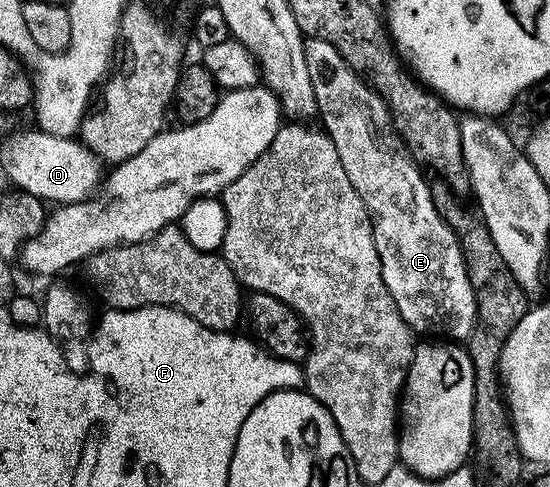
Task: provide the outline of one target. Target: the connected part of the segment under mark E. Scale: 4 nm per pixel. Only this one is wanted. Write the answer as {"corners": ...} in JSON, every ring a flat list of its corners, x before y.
{"corners":[[314,37,308,38,305,54,307,72,311,74,311,88,315,90,320,128,331,139,331,143,335,143,335,151,339,151,339,163,343,163,343,171,347,171,351,187,359,191,359,199,363,199,367,207,373,224,375,251,379,251,381,260,383,283,387,283,387,291,391,291,395,307,399,307,399,315,403,315,410,329,418,334,426,333,429,336,426,338,448,339,453,343,468,342,477,322,475,295,471,279,467,279,467,267,463,263,457,236,439,215,429,190,430,182,425,181,426,174,410,157,405,142,393,125,384,100,376,90,370,88,363,76,347,65,343,55,339,55,339,51,331,47,331,43]]}

